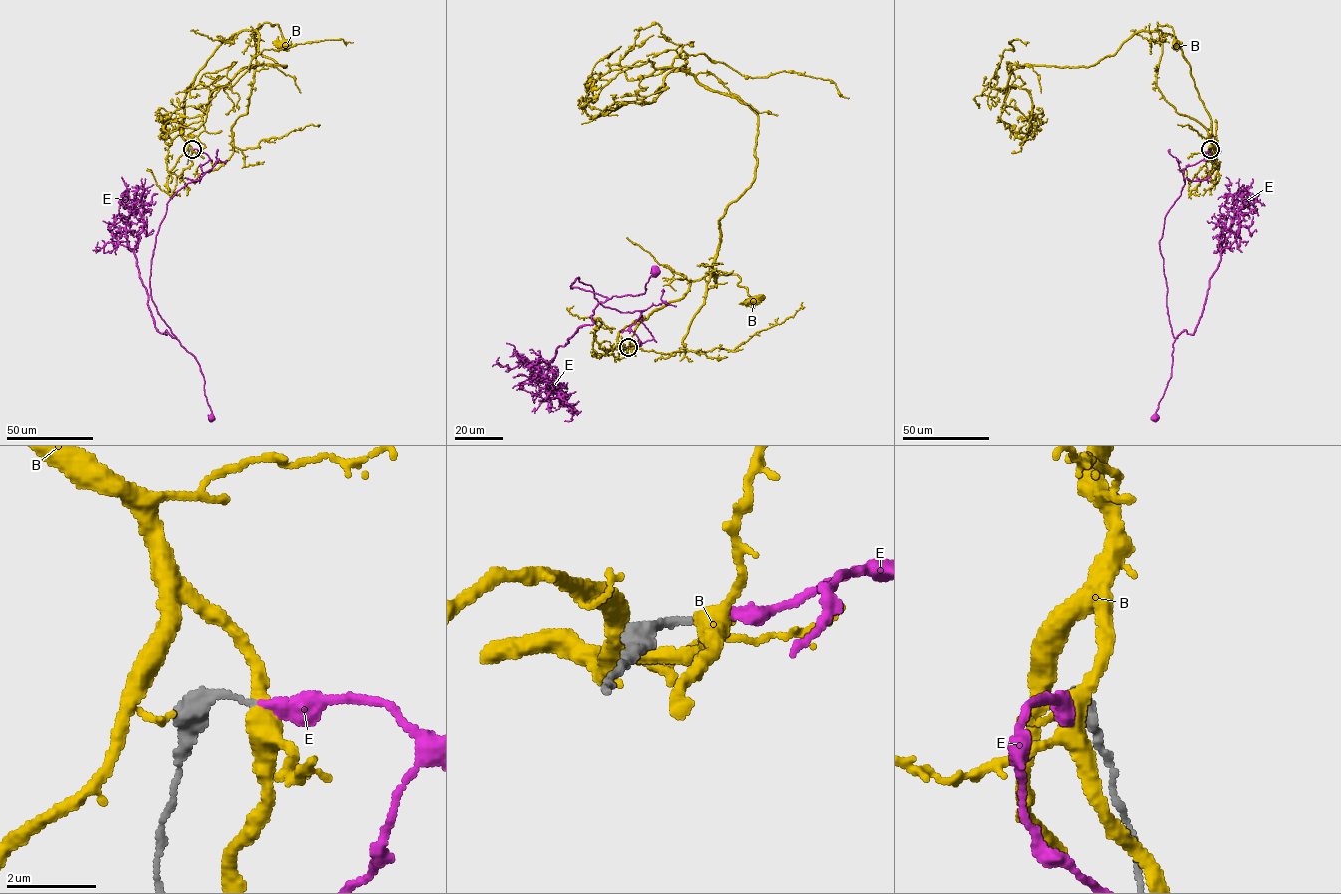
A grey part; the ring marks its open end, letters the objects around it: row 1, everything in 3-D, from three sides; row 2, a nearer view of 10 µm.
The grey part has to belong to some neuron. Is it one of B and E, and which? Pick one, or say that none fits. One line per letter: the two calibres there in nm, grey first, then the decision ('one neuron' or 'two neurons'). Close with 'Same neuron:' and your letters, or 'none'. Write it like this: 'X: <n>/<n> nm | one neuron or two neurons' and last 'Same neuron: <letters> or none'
B: 160/360 nm | two neurons
E: 160/240 nm | one neuron
Same neuron: E

